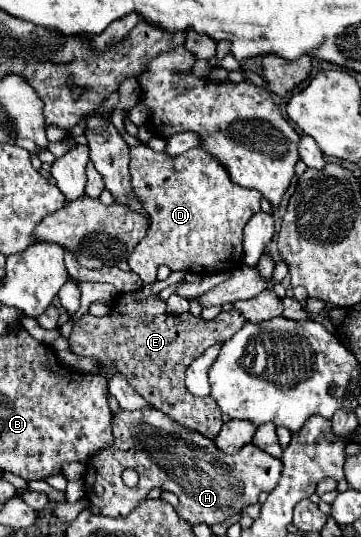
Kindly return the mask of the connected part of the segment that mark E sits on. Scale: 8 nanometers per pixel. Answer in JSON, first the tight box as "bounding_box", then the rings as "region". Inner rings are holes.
{"bounding_box":[69,292,245,438],"region":[[[123,292],[117,296],[107,316],[97,318],[83,314],[73,326],[69,344],[75,354],[95,358],[103,378],[111,380],[111,374],[123,374],[133,390],[139,392],[153,408],[161,410],[181,426],[207,438],[215,438],[223,426],[221,410],[215,400],[193,396],[187,390],[185,370],[209,346],[217,340],[229,340],[243,324],[245,318],[237,310],[221,312],[213,320],[203,320],[191,312],[171,316],[165,312],[165,300],[157,294],[135,300],[135,292]]]}

